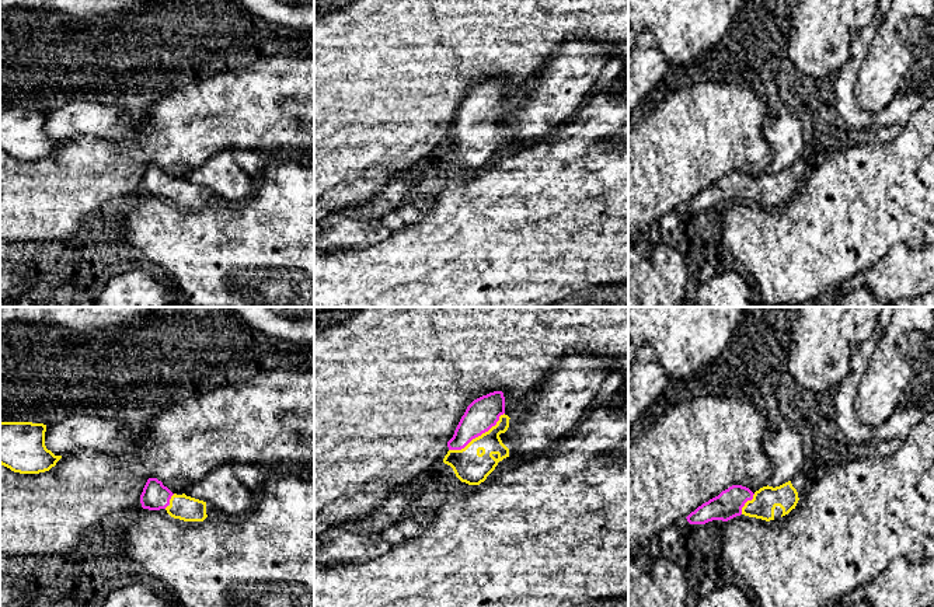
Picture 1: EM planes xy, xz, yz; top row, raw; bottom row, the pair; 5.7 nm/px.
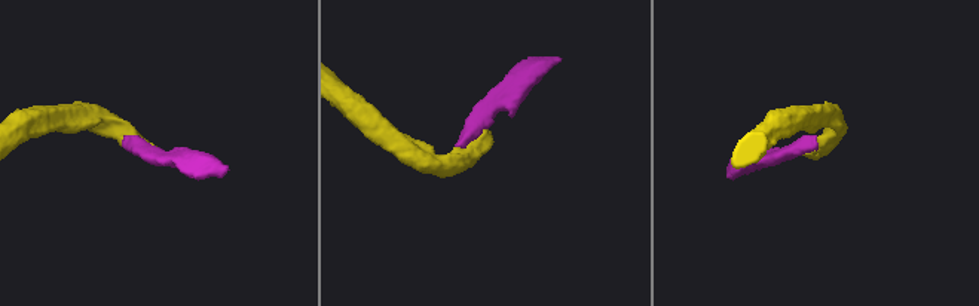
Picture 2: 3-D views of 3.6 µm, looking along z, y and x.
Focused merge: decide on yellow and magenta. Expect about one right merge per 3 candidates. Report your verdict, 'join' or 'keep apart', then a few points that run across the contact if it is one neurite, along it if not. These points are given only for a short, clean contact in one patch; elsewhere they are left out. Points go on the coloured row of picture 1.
join; line xz (470, 467), (470, 445), (478, 436), (484, 412)

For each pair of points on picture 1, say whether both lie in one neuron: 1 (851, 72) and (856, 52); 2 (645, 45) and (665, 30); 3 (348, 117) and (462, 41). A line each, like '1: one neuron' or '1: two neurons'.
1: one neuron
2: two neurons
3: one neuron

